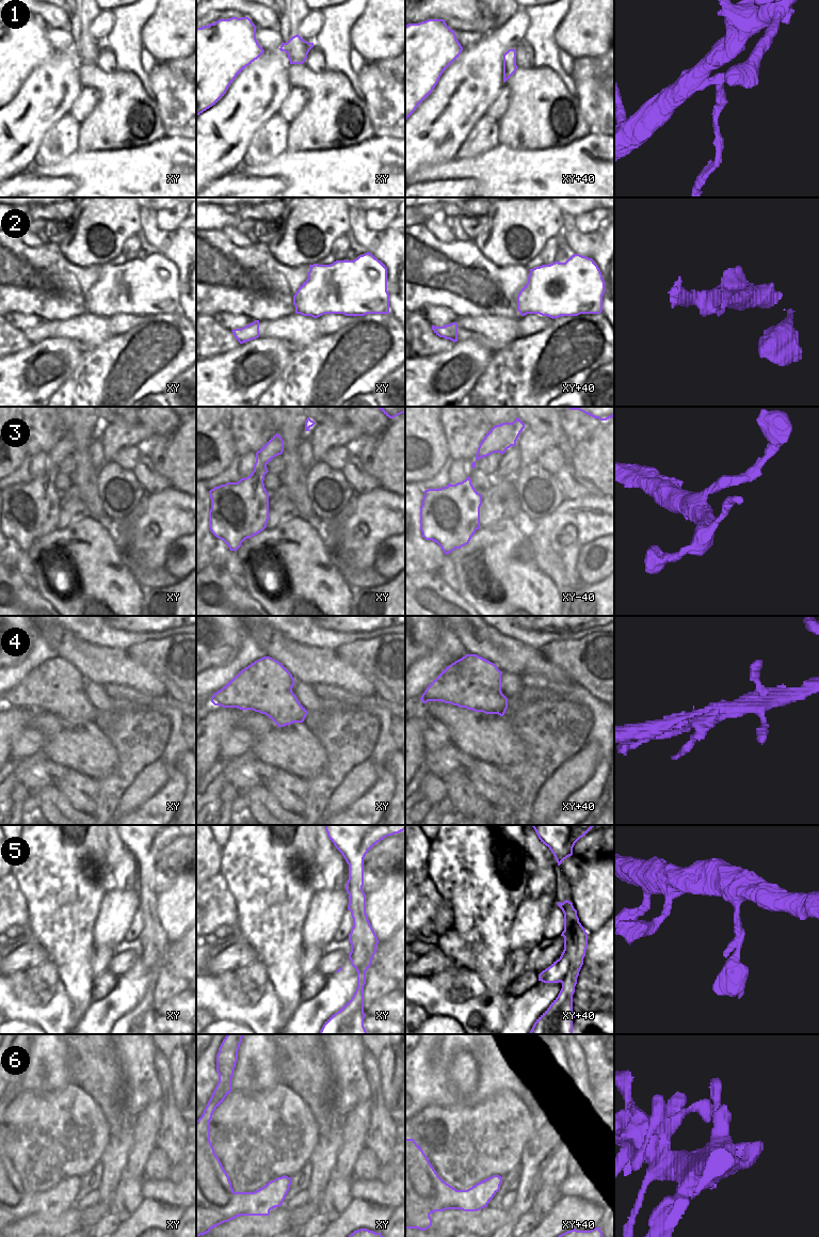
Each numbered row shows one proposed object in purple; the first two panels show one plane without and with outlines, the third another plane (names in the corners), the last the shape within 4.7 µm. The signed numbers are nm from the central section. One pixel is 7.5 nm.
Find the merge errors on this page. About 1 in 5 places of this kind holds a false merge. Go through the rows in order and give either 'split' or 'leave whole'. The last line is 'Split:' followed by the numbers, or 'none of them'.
1: split
2: leave whole
3: leave whole
4: split
5: leave whole
6: leave whole
Split: 1, 4

